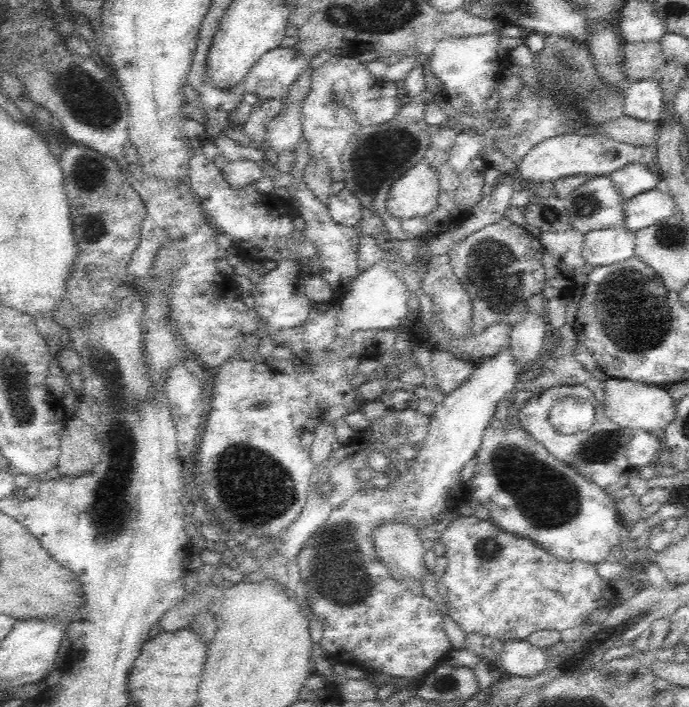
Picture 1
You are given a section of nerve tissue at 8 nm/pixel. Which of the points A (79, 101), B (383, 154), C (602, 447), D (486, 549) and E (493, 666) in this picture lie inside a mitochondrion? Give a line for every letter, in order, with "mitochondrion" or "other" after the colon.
A: mitochondrion
B: mitochondrion
C: mitochondrion
D: mitochondrion
E: other

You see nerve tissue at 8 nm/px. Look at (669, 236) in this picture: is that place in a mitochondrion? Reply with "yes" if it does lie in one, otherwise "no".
yes

